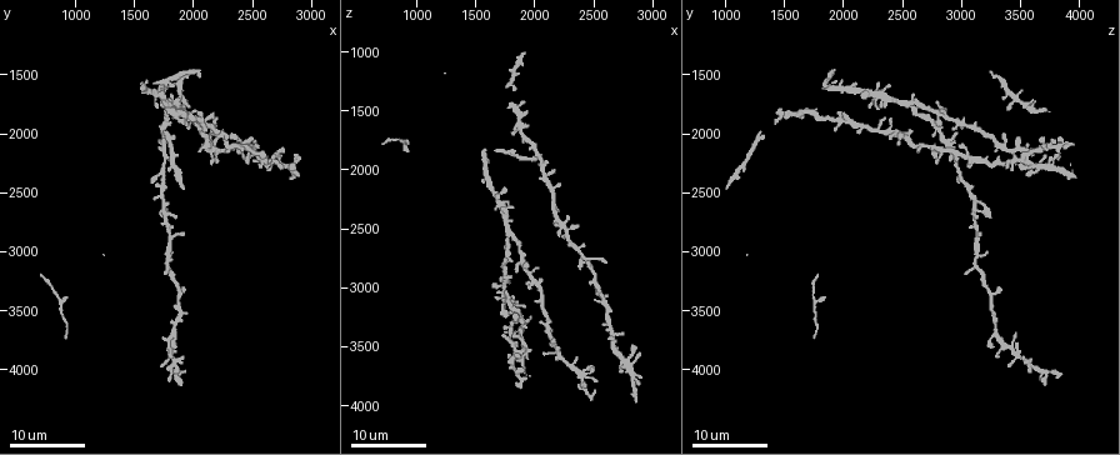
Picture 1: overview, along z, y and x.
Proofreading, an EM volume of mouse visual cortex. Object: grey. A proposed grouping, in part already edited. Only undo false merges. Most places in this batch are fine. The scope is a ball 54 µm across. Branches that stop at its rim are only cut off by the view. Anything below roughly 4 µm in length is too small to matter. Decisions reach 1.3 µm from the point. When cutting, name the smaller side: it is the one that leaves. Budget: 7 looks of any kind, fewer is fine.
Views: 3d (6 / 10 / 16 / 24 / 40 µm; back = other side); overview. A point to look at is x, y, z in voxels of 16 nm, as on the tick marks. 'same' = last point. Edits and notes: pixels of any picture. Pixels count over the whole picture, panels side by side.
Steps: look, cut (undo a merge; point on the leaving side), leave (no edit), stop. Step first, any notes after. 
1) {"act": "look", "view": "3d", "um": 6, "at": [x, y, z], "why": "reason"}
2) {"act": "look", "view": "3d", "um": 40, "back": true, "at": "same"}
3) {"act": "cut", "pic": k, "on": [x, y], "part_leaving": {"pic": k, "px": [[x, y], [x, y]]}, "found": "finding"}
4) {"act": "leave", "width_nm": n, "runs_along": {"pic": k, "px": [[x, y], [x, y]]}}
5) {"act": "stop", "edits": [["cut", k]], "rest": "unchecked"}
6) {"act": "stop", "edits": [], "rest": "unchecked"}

{"act": "look", "view": "3d", "um": 24, "at": [2060, 1880, 1940], "why": "thick turns thin"}

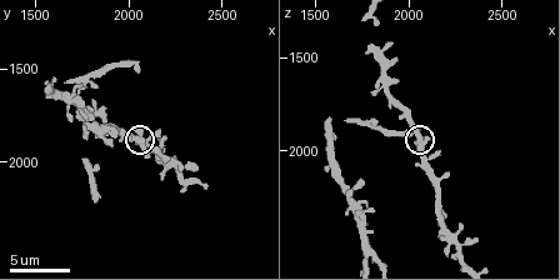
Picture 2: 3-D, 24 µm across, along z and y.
{"act": "look", "view": "3d", "um": 10, "at": [2060, 1880, 1940], "why": "zoom in"}

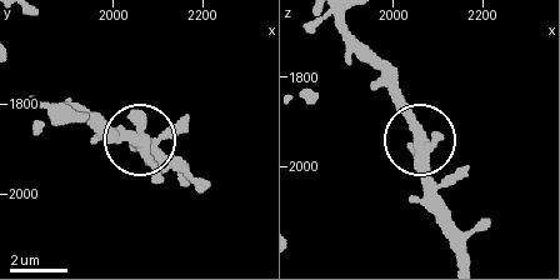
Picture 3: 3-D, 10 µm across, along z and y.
{"act": "leave", "found": "continuous, no second neuron"}

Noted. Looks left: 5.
{"act": "look", "view": "3d", "um": 16, "at": [1800, 1740, 2560], "why": "a fork"}

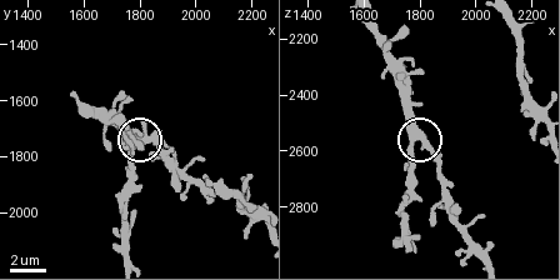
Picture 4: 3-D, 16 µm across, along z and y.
{"act": "look", "view": "3d", "um": 10, "at": "same"}

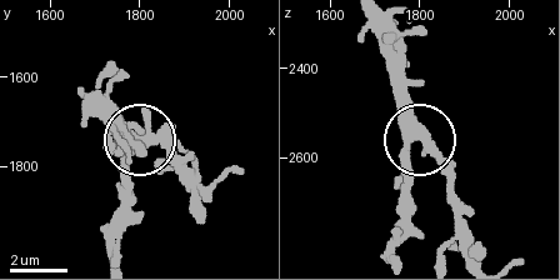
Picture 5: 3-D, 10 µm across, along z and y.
{"act": "leave", "width_nm": 410, "found": "all the same neuron"}

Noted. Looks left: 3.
{"act": "look", "view": "3d", "um": 24, "at": [1800, 2860, 3140], "why": "side arm on a straight run"}

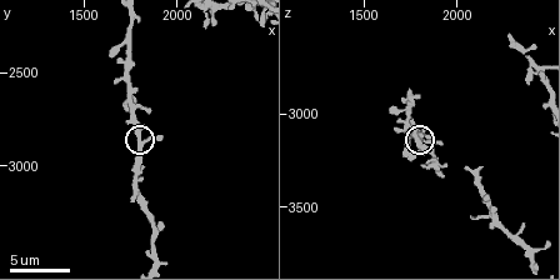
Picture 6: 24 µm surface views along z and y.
{"act": "look", "view": "3d", "um": 6, "at": "same"}

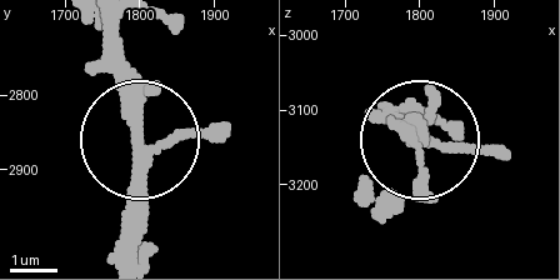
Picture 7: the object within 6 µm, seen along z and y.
{"act": "leave", "arms": 3, "found": "all the same neuron"}

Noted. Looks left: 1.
{"act": "stop", "edits": [], "rest": "unchecked"}

